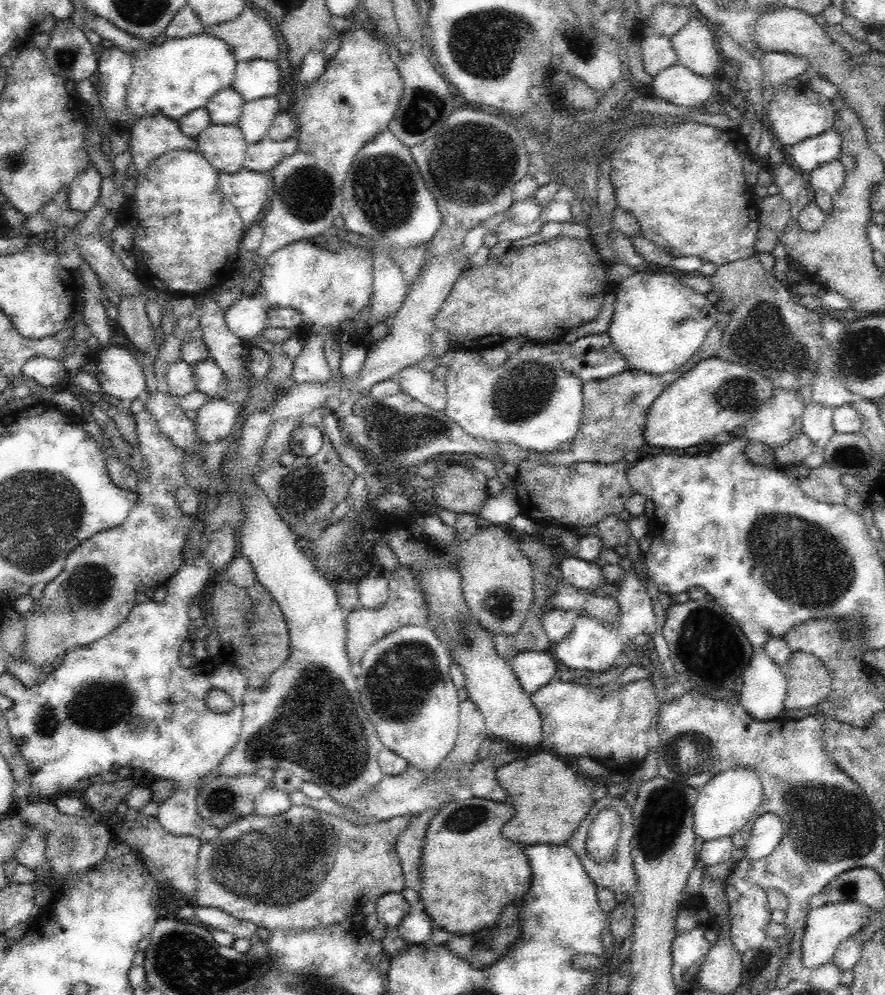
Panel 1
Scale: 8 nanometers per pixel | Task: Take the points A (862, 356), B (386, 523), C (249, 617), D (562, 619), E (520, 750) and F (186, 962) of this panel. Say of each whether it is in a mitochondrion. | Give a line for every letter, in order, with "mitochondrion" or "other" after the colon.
A: mitochondrion
B: other
C: mitochondrion
D: other
E: other
F: mitochondrion

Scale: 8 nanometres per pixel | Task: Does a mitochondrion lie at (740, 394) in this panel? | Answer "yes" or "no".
yes

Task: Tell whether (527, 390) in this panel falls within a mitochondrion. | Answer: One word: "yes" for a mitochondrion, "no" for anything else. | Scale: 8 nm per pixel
yes

